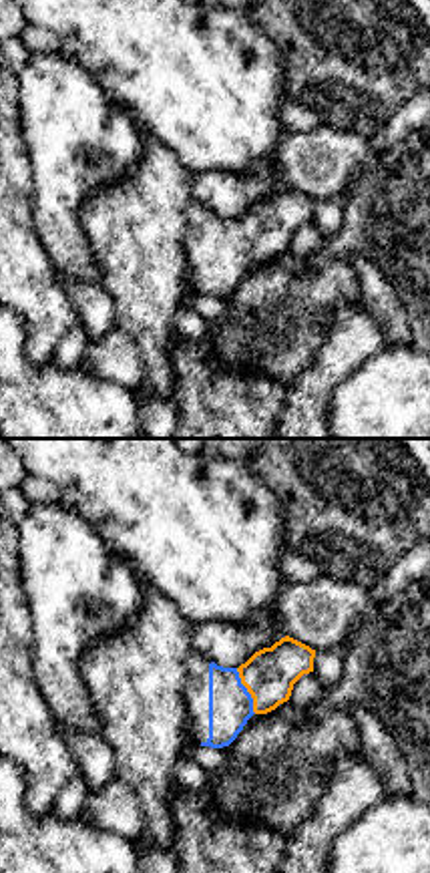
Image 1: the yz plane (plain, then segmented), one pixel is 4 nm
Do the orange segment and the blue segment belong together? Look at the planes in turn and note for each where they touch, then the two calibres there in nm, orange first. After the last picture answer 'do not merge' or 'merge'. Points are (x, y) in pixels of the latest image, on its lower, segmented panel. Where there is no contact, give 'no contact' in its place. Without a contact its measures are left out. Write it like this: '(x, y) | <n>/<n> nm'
(248, 690) | 200/180 nm

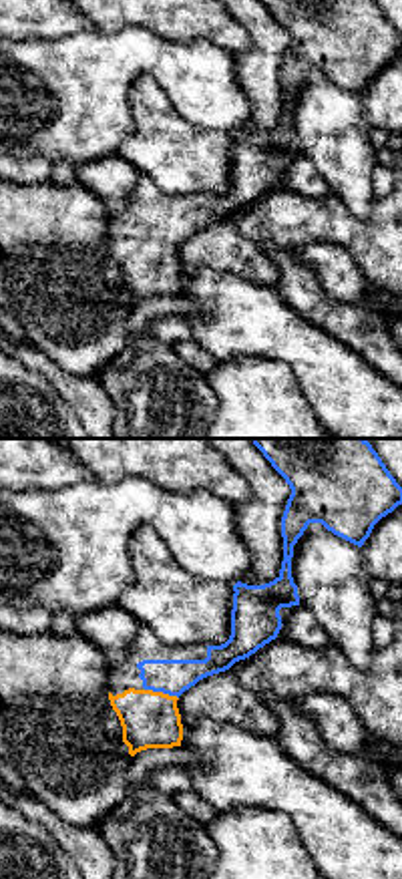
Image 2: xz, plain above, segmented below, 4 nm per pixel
(161, 692) | 220/140 nm

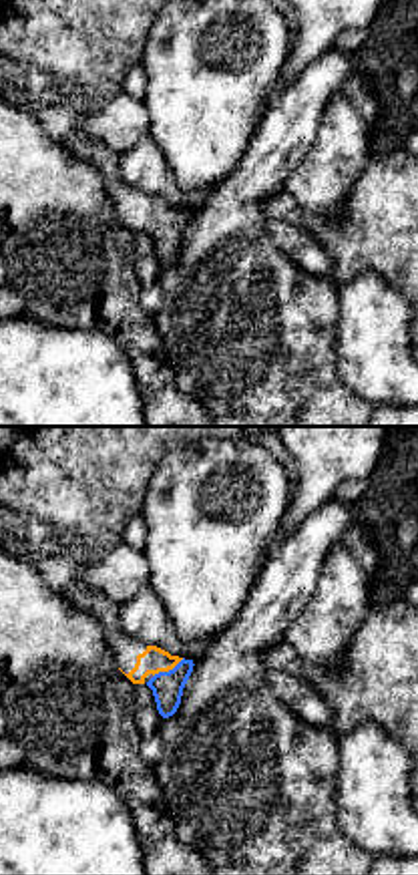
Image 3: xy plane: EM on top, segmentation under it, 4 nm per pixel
(167, 670) | 110/130 nm

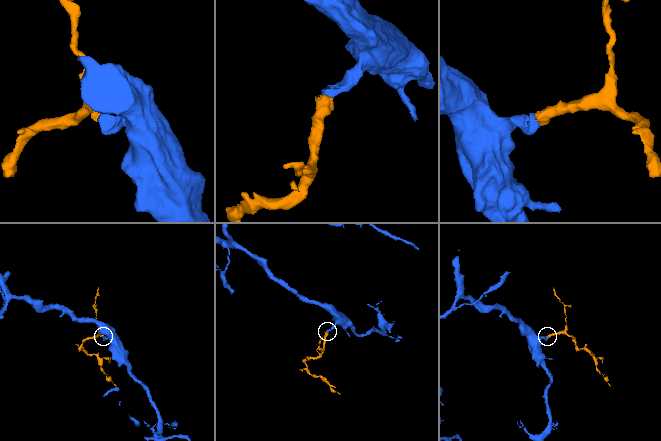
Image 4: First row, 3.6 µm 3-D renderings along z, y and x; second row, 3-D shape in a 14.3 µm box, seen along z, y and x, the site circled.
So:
merge

